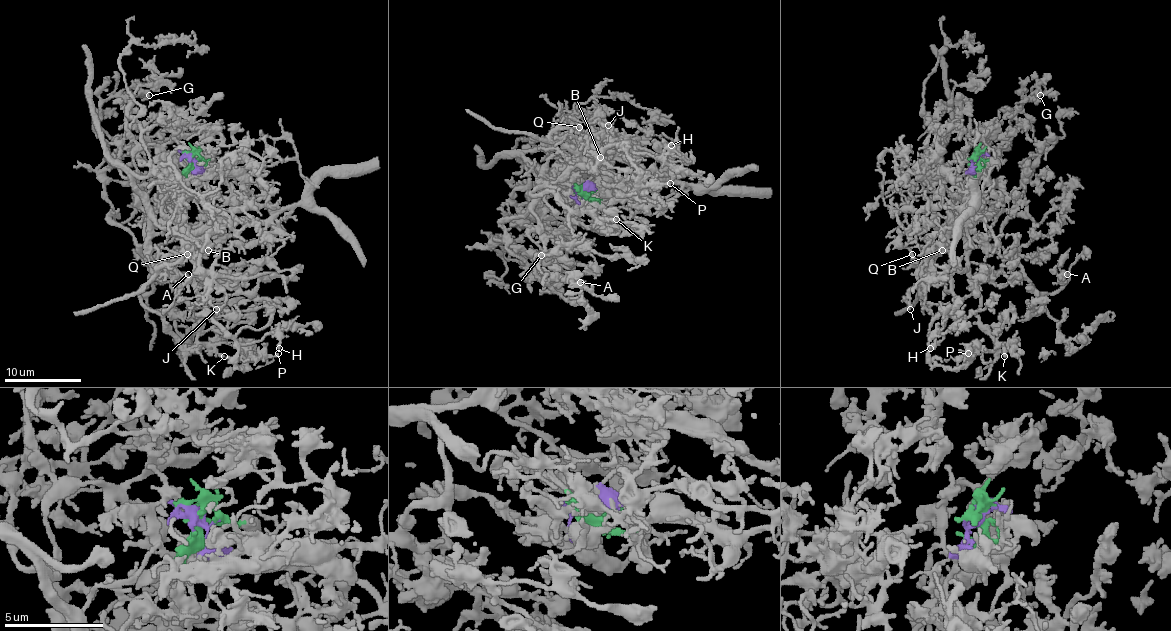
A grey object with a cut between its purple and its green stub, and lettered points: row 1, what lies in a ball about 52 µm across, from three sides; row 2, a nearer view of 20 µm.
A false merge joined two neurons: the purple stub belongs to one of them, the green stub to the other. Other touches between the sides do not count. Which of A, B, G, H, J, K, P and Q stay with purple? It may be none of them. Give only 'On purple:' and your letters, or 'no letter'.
On purple: J, Q

